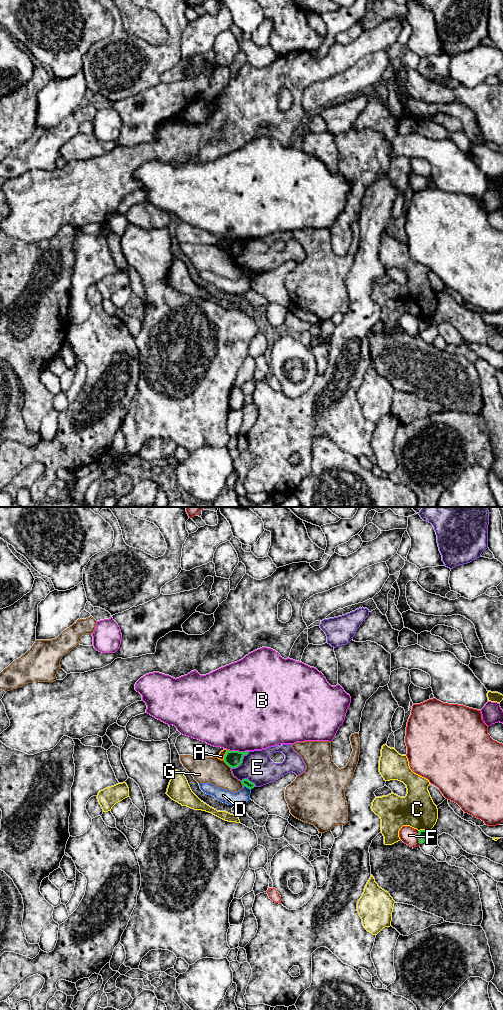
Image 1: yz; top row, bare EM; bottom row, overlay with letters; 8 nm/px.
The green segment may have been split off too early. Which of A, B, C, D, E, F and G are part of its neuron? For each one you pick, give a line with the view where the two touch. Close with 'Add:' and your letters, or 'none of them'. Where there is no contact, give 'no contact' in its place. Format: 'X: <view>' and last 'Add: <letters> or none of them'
Add: none of them

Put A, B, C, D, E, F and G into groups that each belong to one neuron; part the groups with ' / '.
A / B / C / D / E / F / G

